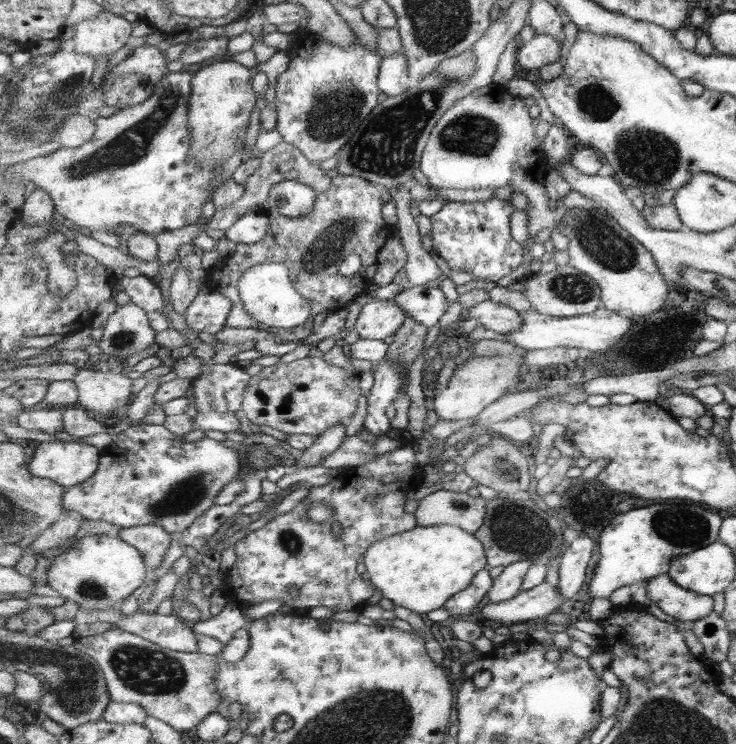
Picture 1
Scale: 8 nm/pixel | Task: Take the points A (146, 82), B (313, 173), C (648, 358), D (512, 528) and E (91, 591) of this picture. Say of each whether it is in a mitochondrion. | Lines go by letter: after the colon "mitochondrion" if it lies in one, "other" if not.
A: mitochondrion
B: other
C: other
D: mitochondrion
E: mitochondrion

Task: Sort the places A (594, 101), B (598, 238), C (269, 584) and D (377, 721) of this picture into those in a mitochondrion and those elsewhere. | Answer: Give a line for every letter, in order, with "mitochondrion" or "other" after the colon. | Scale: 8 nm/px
A: mitochondrion
B: mitochondrion
C: other
D: mitochondrion

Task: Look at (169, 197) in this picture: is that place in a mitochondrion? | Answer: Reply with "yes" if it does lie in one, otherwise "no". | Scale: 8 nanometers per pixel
no

